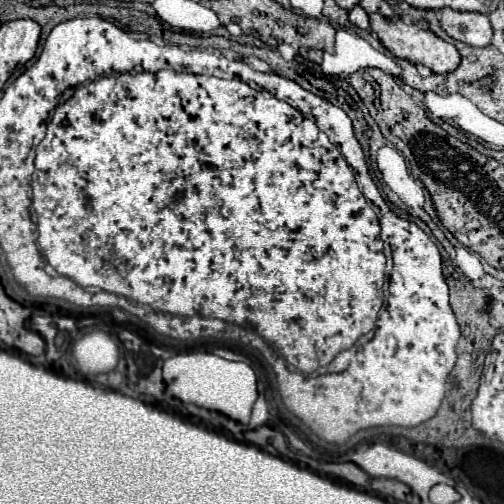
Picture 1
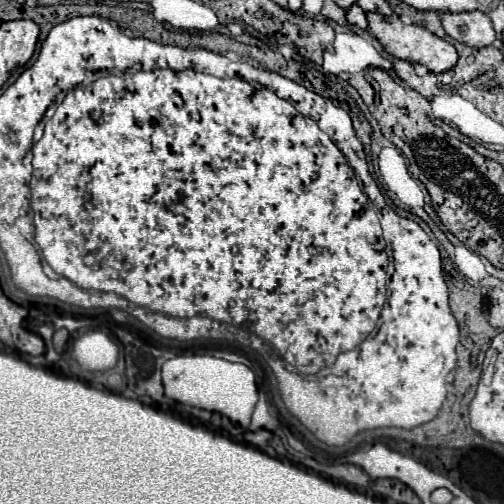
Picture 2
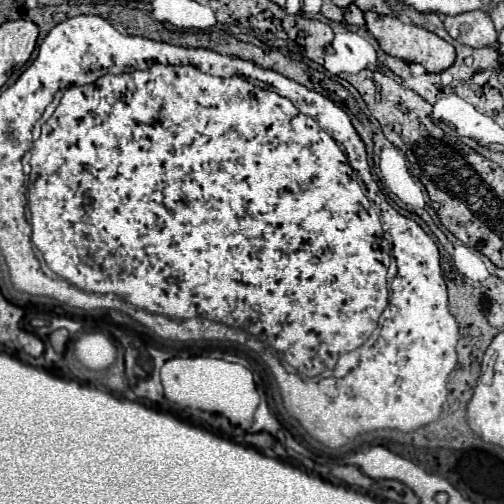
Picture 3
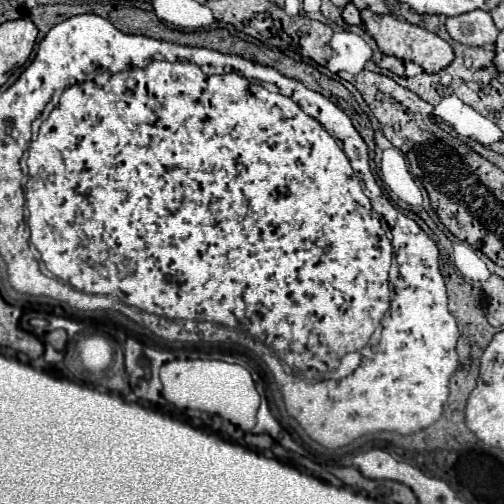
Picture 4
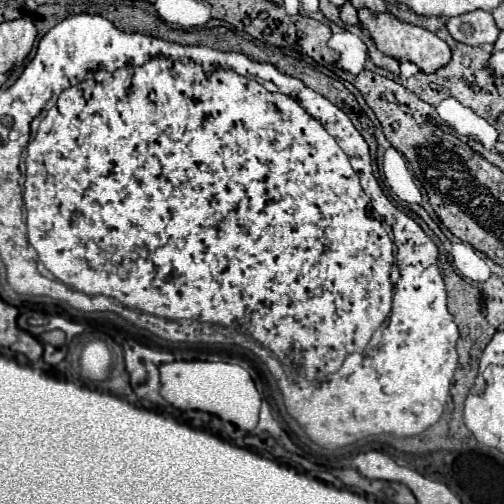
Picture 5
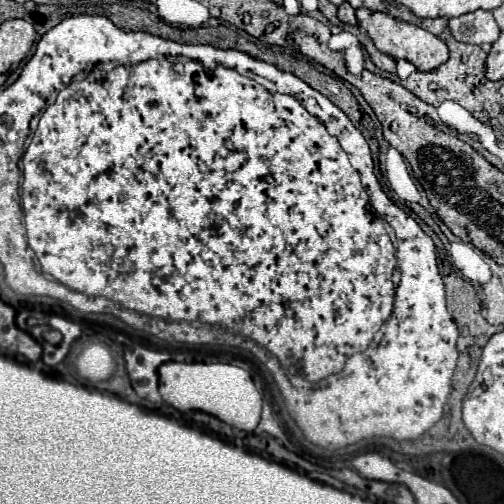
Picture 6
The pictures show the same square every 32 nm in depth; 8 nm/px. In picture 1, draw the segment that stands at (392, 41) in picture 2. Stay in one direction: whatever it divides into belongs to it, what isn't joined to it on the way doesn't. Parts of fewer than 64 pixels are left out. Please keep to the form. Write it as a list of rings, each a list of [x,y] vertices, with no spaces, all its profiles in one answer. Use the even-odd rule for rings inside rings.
[[[378,12],[370,14],[370,30],[378,36],[378,40],[384,44],[384,48],[388,52],[392,52],[392,56],[404,58],[404,60],[410,60],[416,64],[424,64],[434,74],[448,74],[448,72],[452,72],[452,68],[456,68],[456,64],[460,64],[460,54],[450,42],[444,42],[434,32],[422,30],[416,24],[404,24],[400,20],[400,16],[396,16],[396,14],[392,18],[386,18]]]

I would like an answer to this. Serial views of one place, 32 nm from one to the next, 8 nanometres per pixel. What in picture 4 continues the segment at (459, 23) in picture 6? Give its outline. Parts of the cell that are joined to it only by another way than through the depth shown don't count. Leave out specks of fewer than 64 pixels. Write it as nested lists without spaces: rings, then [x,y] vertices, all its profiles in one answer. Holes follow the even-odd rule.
[[[484,10],[446,18],[446,30],[456,42],[466,46],[486,46],[494,44],[498,38],[498,28],[494,26],[490,12]]]

